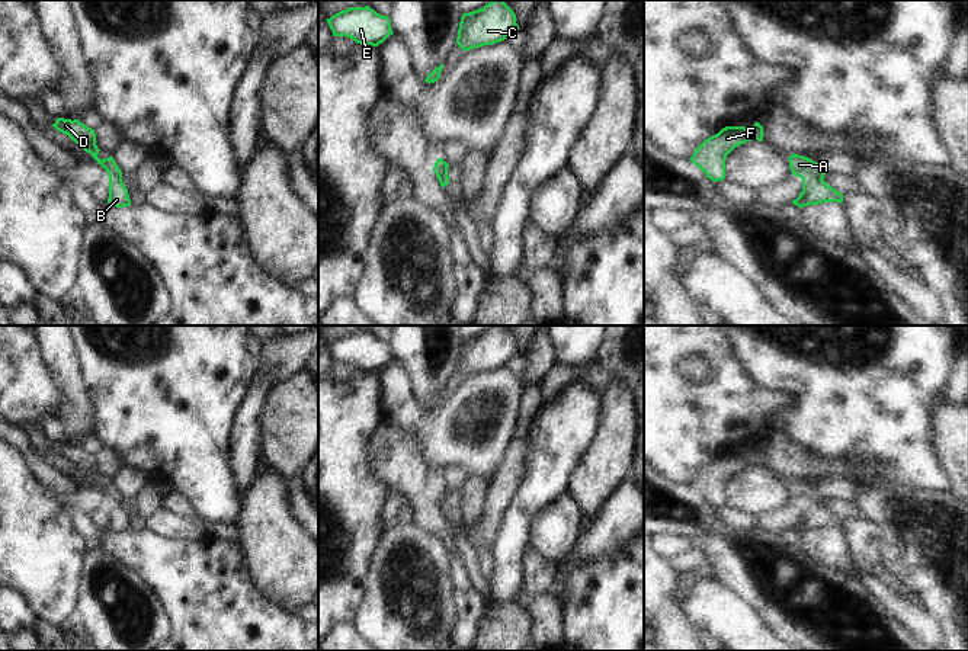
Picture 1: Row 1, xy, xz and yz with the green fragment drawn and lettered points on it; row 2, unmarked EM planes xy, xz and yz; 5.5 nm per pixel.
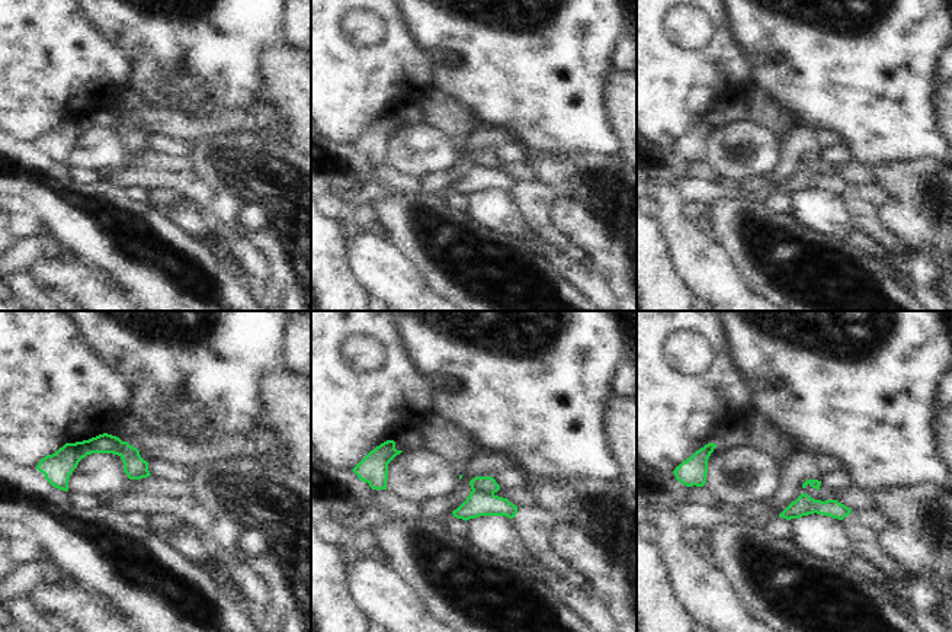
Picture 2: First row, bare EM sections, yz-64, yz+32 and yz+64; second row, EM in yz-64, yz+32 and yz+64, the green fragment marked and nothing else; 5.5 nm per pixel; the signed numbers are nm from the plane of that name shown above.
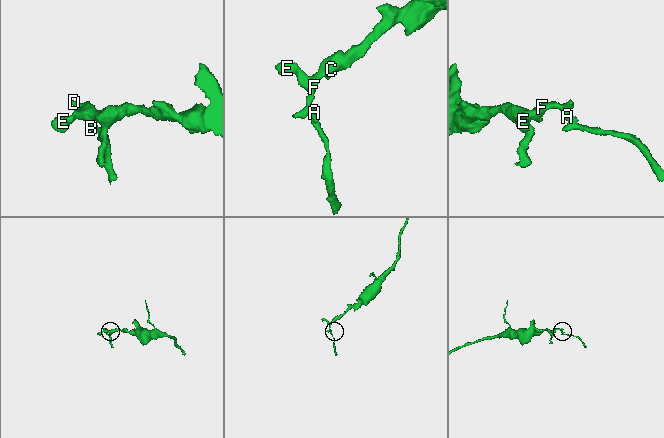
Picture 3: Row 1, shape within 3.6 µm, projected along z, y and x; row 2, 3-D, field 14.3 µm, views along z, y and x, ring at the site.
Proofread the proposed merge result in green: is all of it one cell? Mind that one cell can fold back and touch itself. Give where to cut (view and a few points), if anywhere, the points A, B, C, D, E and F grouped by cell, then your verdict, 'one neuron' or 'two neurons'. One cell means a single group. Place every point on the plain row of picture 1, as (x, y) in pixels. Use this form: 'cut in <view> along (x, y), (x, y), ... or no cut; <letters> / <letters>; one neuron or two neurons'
cut in yz along (803, 503), (821, 506); A C D E F / B; two neurons

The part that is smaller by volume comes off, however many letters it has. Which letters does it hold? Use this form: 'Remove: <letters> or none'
Remove: B.

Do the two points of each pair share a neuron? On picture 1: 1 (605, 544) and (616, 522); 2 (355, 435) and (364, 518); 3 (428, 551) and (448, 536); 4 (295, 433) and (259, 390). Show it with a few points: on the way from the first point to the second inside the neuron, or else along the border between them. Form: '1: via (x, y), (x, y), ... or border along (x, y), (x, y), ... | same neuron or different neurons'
1: via (605, 538), (611, 528) | same neuron
2: via (353, 455), (353, 497) | same neuron
3: border along (412, 522), (432, 534), (451, 558) | different neurons
4: border along (273, 382), (259, 416), (259, 432) | different neurons

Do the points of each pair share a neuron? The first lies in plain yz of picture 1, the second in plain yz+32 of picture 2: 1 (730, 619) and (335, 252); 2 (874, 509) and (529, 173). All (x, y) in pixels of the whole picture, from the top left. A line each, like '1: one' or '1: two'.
1: two
2: two

